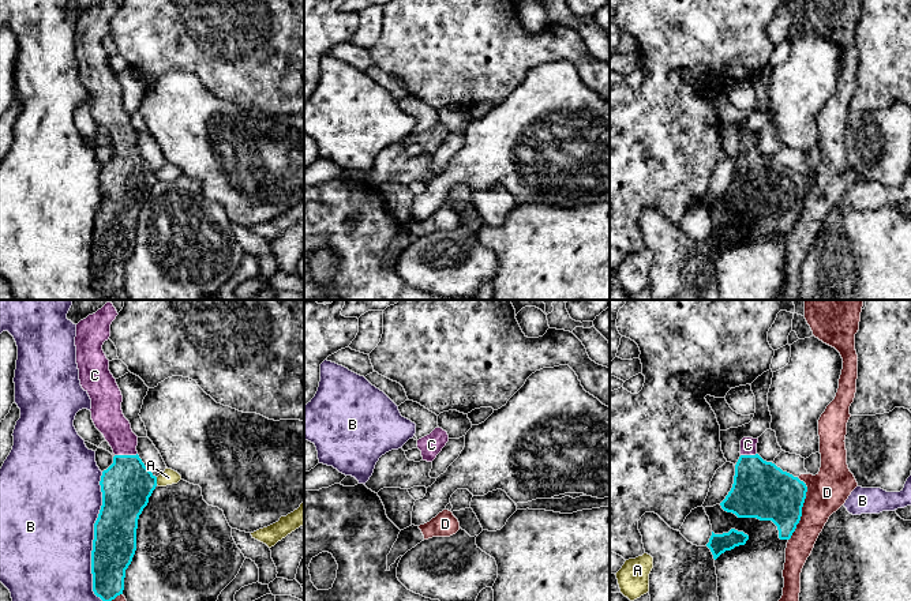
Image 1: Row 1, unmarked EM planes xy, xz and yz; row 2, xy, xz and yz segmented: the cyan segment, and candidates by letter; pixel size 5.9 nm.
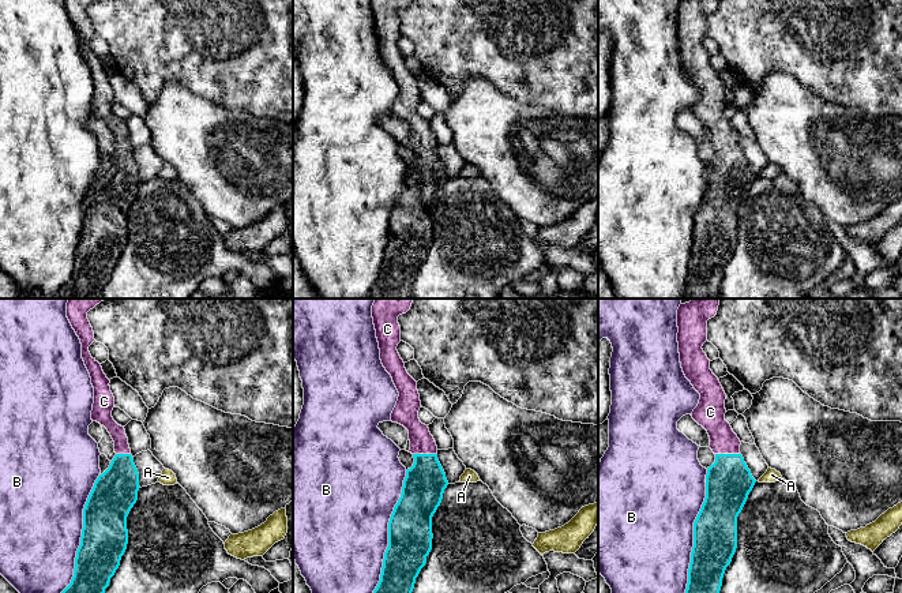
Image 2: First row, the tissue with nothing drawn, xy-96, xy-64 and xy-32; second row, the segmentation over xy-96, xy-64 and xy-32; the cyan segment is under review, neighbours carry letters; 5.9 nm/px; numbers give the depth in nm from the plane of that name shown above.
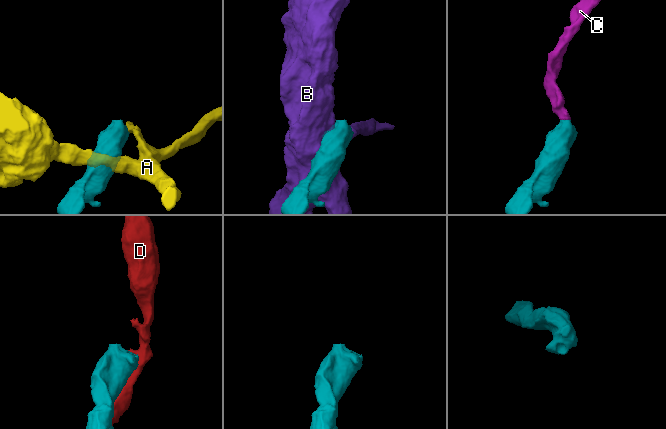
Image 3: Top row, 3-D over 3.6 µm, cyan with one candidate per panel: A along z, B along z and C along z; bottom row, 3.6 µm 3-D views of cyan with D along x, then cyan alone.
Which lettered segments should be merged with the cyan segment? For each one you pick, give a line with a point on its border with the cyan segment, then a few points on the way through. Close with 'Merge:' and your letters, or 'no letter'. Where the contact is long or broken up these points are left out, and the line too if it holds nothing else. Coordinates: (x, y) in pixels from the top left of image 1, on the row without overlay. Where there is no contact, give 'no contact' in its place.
C: contact xy (126, 150)
Merge: C

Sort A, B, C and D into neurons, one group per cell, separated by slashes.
A / B / C / D

